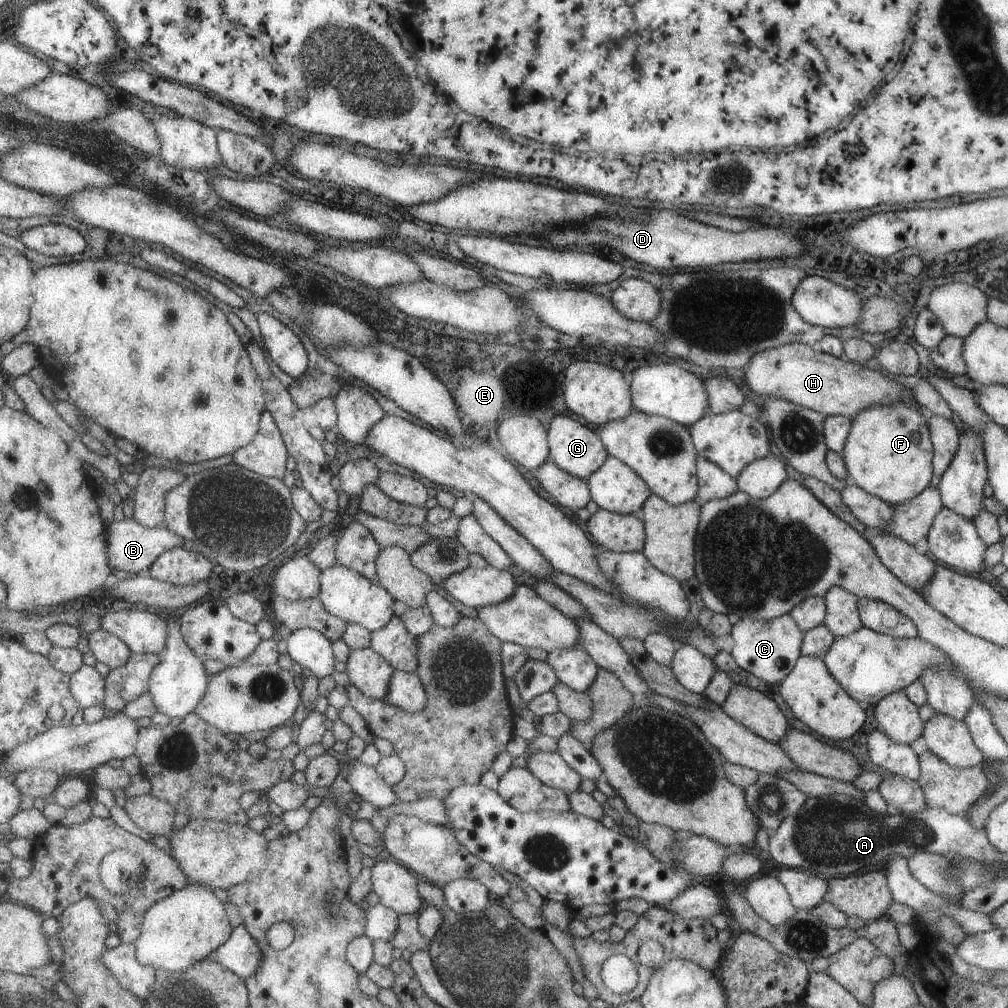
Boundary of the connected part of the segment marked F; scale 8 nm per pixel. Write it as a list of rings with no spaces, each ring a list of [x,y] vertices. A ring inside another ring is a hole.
[[[897,400],[890,404],[873,404],[857,412],[855,416],[851,416],[851,428],[849,428],[849,434],[845,438],[843,452],[841,452],[848,480],[871,496],[893,506],[917,496],[924,488],[928,488],[932,476],[934,453],[926,419],[921,411],[921,407],[911,404],[909,400]]]

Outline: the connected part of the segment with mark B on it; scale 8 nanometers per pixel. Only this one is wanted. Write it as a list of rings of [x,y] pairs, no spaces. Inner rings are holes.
[[[134,517],[121,521],[113,520],[108,525],[109,566],[114,571],[127,571],[128,573],[144,574],[151,565],[167,550],[181,548],[184,538],[175,534],[168,526],[149,528],[141,524]]]

